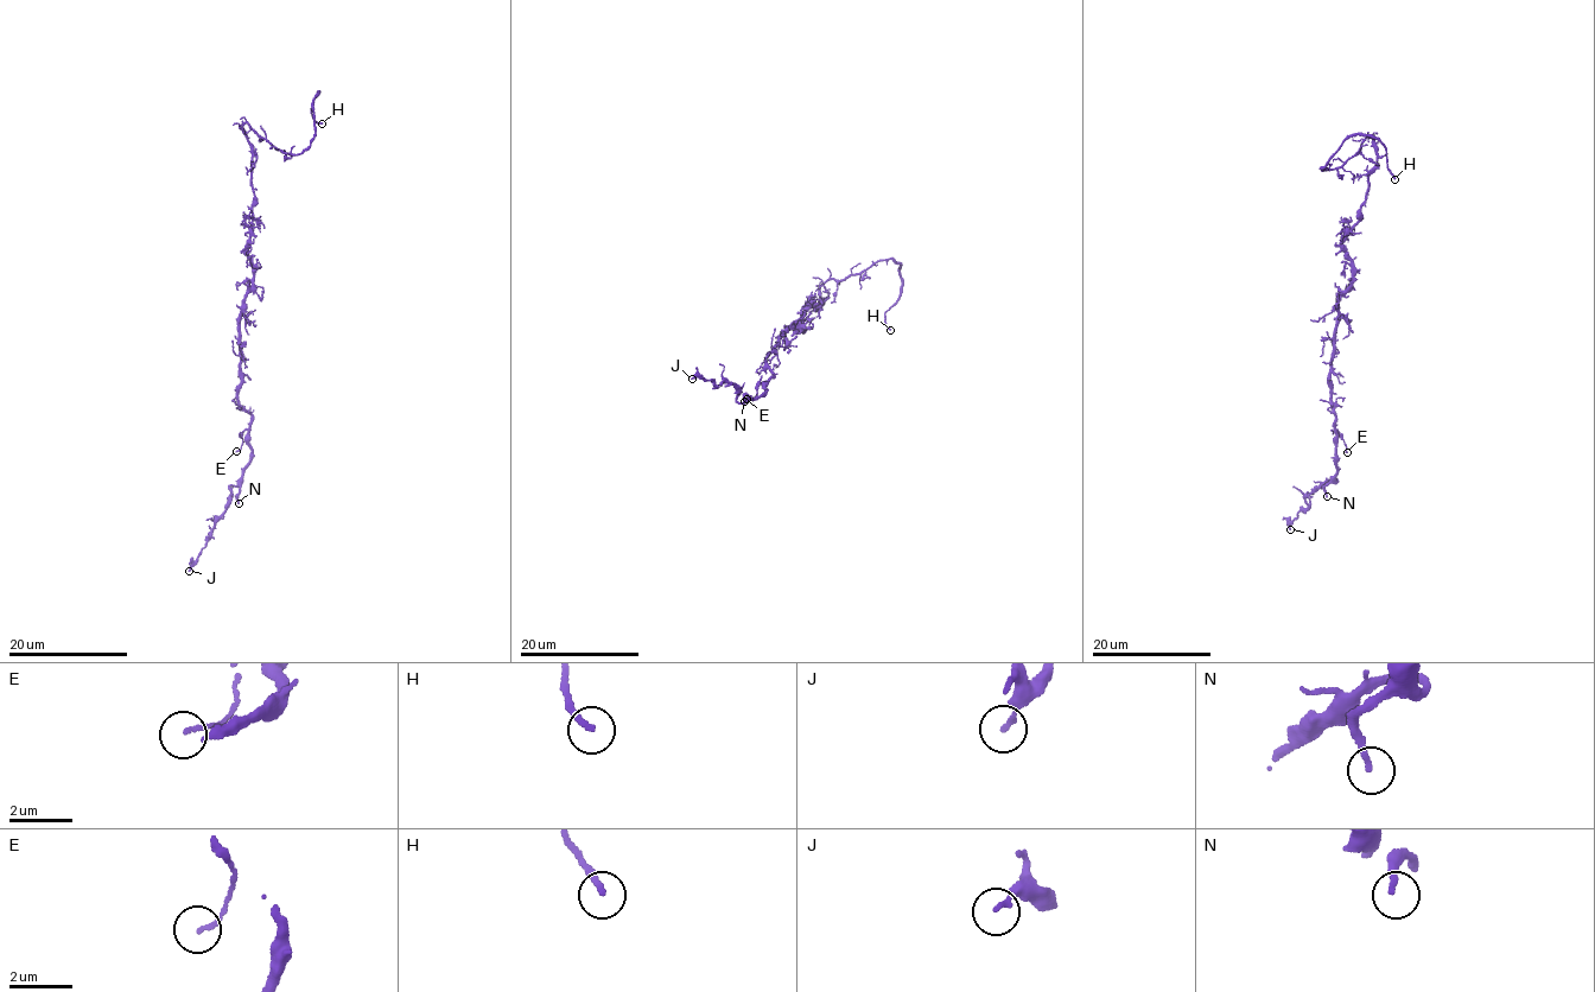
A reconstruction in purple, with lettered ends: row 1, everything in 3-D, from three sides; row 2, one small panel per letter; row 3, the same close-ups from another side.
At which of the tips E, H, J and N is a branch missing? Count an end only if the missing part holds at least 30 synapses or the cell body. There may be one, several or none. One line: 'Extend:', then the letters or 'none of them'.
Extend: H

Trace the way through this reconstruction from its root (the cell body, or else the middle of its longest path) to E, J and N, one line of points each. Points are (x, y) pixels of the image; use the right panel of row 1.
E: (1351, 265), (1349, 290), (1338, 298), (1328, 380), (1335, 427), (1347, 452)
J: (1351, 265), (1349, 290), (1338, 298), (1328, 380), (1338, 481), (1304, 498), (1307, 507), (1290, 529)
N: (1351, 265), (1349, 290), (1338, 298), (1328, 380), (1329, 404), (1335, 415), (1336, 475), (1325, 487), (1327, 496)

